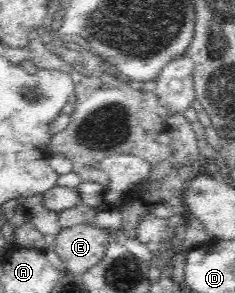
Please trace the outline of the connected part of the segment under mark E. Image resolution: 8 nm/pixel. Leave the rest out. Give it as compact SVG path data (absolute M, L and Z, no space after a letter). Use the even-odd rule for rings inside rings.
M80 224L62 229L56 238L55 251L65 269L79 277L101 262L108 251L110 236L103 228Z

